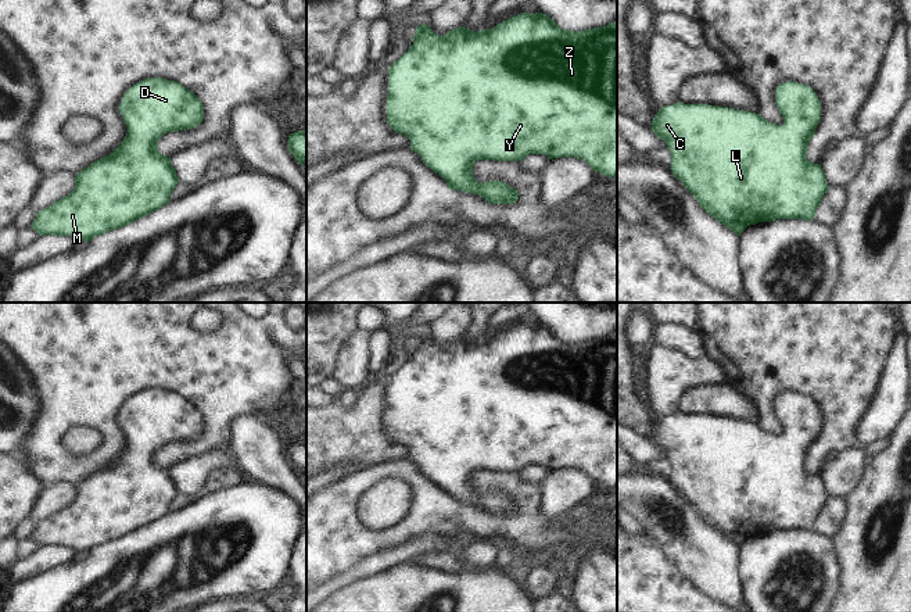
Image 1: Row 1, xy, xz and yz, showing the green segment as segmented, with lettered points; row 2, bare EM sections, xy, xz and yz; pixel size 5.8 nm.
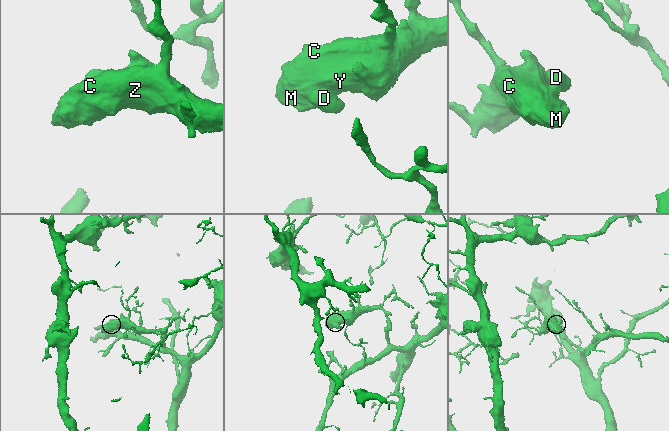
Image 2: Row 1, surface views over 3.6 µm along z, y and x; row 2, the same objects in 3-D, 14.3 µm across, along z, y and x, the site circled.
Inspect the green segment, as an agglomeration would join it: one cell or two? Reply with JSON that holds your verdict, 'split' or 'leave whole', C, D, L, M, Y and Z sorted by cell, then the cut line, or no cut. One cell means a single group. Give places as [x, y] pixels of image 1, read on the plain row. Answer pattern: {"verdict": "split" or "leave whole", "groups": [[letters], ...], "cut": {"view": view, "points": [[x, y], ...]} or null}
{"verdict": "leave whole", "groups": [["C", "D", "L", "M", "Y", "Z"]], "cut": null}

